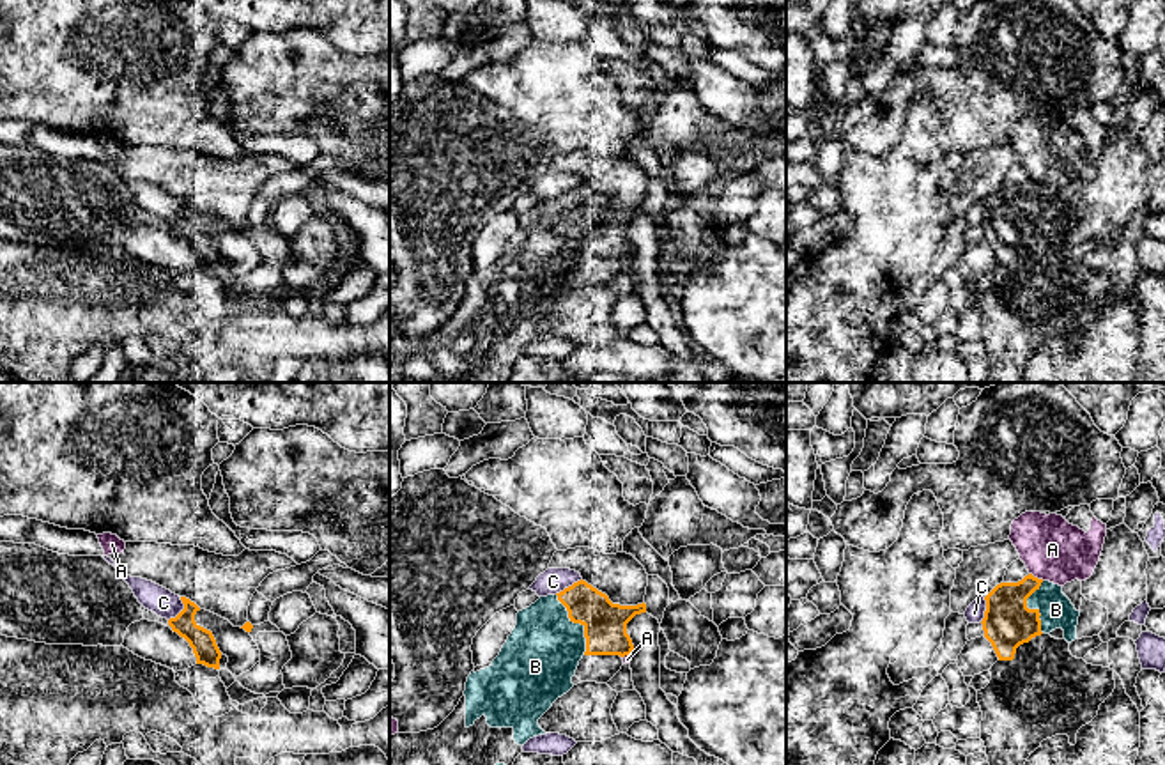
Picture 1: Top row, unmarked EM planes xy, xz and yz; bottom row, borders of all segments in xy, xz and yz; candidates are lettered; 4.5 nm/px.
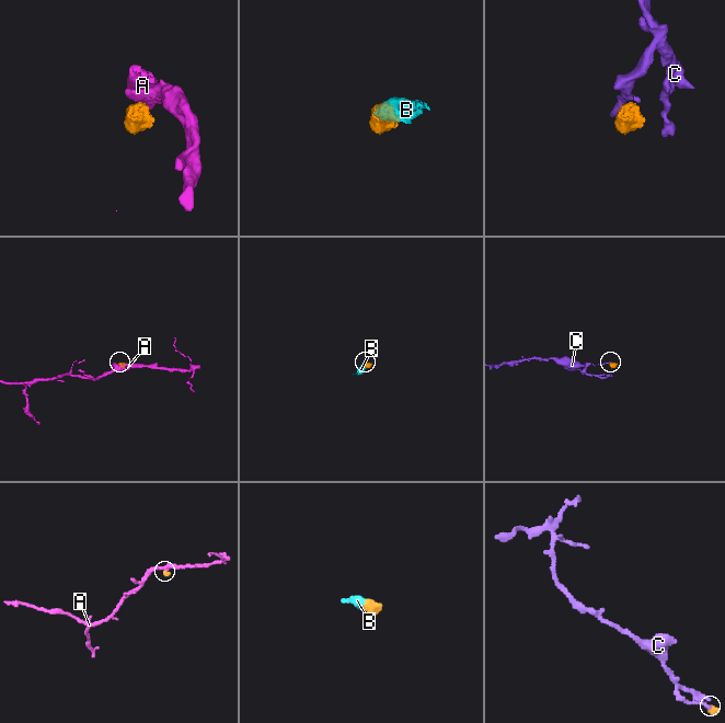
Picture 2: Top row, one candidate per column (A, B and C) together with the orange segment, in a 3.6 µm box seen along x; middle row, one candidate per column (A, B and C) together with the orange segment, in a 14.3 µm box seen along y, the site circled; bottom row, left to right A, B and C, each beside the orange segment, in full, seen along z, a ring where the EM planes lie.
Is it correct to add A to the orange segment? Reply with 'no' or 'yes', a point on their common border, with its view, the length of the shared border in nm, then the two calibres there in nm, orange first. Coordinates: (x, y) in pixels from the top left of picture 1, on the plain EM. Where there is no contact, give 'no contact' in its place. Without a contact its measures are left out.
no; contact yz (1036, 181); length 80 nm; calibres 220 and 280 nm

